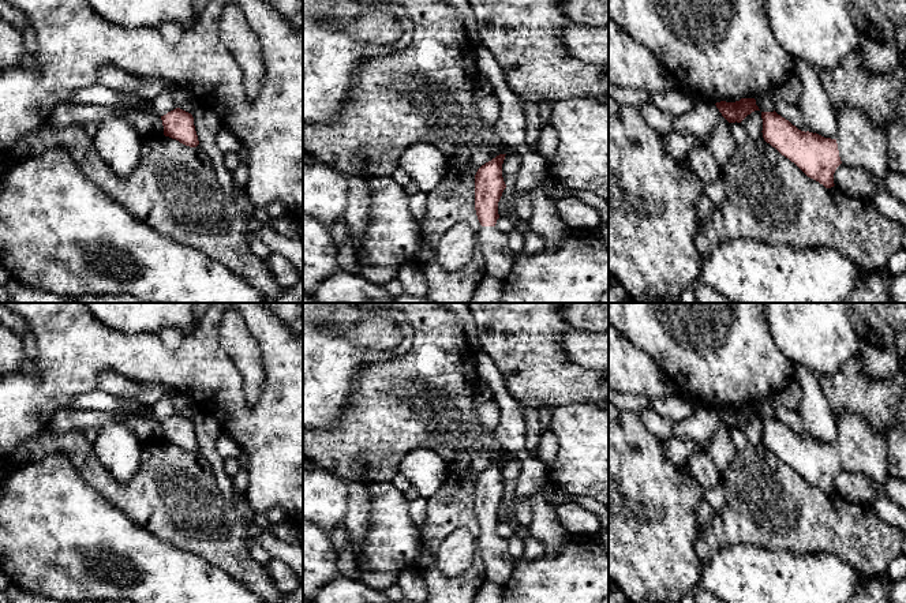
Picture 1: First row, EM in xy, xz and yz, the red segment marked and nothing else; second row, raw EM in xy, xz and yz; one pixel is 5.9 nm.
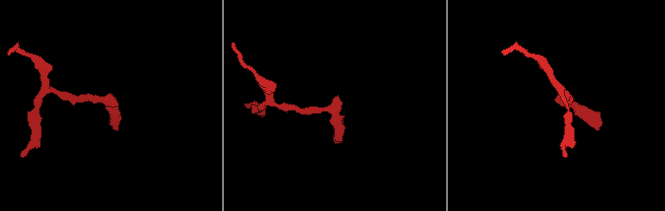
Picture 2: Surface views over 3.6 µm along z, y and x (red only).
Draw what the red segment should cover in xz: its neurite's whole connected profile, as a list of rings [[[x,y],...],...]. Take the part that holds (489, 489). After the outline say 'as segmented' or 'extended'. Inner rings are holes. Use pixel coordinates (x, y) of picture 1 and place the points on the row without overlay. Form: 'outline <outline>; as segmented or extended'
outline [[[499,460],[482,471],[475,480],[475,516],[480,533],[478,551],[484,565],[486,580],[503,587],[513,572],[513,559],[508,540],[495,529],[499,524],[498,508],[506,490],[502,483],[502,469],[506,460]]]; extended

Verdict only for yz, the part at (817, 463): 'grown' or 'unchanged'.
grown

